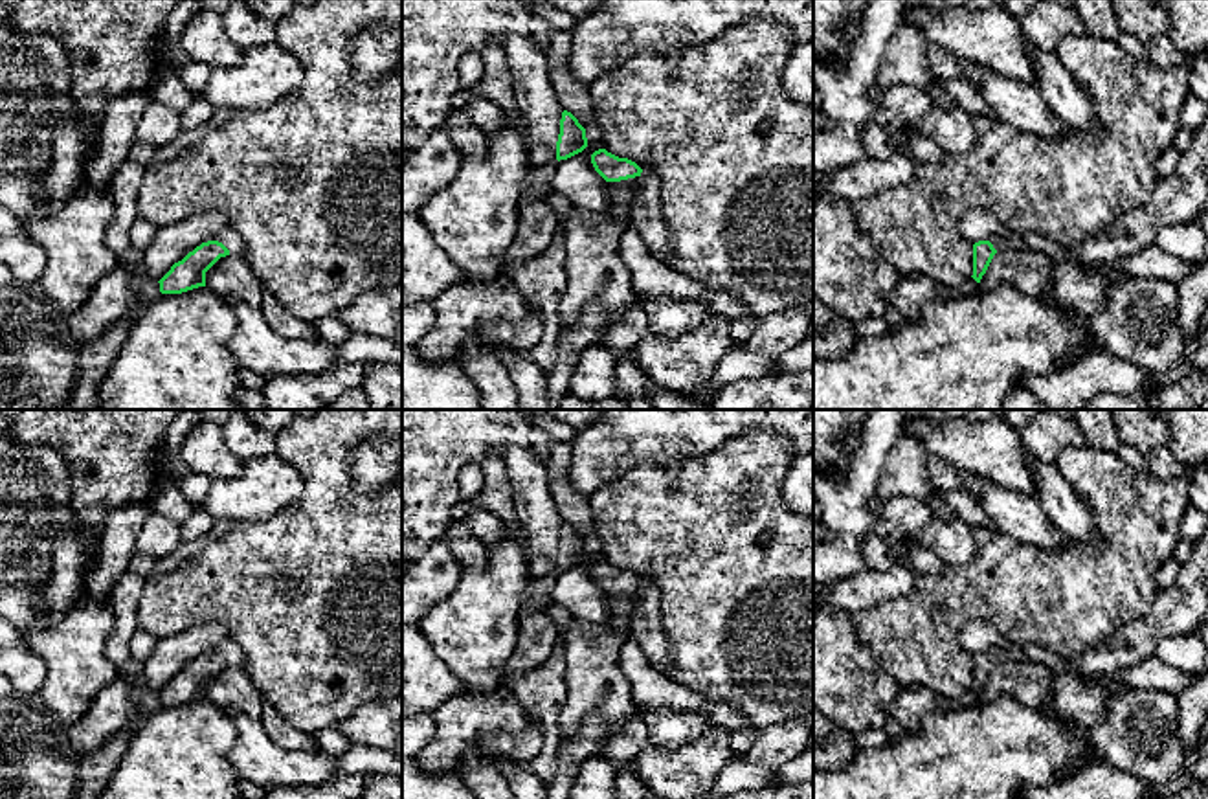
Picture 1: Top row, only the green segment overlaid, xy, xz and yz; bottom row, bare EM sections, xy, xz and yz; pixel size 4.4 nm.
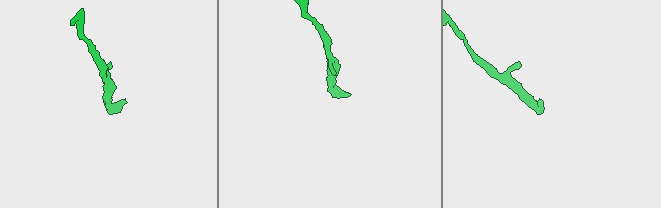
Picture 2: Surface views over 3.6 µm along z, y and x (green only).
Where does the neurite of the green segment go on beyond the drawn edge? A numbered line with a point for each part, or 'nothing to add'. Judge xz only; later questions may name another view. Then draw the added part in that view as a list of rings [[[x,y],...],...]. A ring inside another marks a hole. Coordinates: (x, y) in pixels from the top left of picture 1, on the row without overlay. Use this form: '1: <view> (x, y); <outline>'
1: xz (645, 623); [[[643,575],[630,615],[630,636],[635,639],[648,663],[661,674],[670,674],[670,658],[666,650],[665,632],[661,626],[661,597],[659,590]]]

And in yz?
1: yz (1008, 652); [[[1012,643],[1004,645],[1004,647],[993,647],[988,652],[993,656],[993,659],[997,663],[1024,661],[1026,659],[1024,654],[1023,654],[1023,650],[1019,647],[1015,647],[1015,645],[1012,645]]]

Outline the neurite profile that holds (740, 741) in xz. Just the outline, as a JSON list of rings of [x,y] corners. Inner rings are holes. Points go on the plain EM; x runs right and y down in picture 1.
[[[753,727],[733,729],[731,740],[729,740],[733,753],[738,757],[744,751],[747,751],[753,746],[756,735],[758,735],[758,729],[753,729]]]

